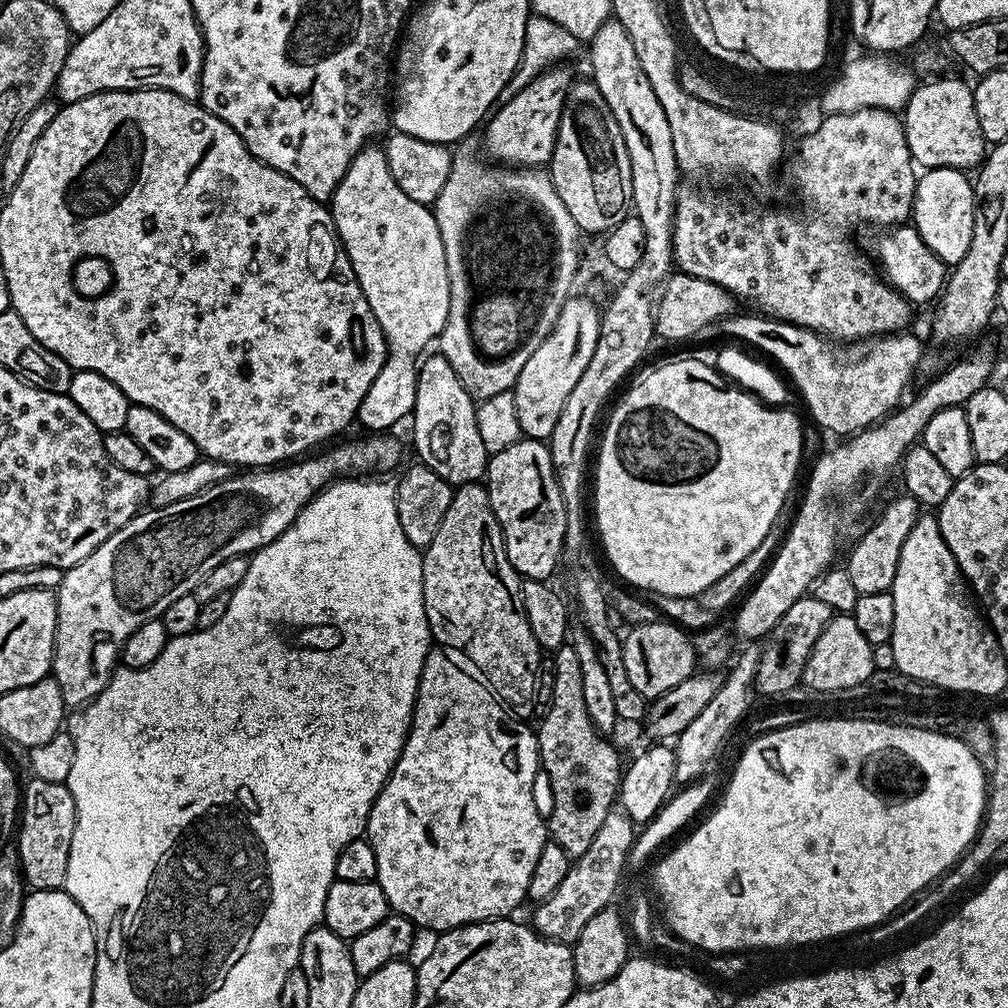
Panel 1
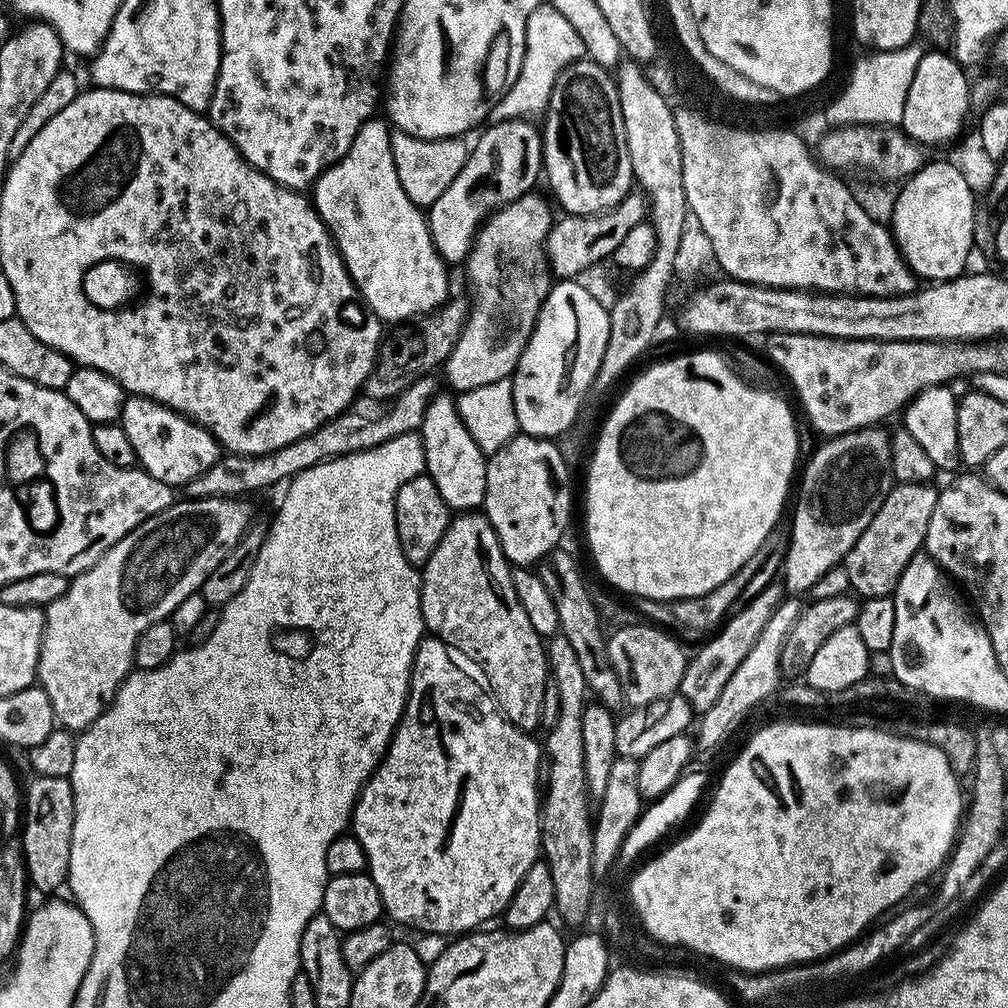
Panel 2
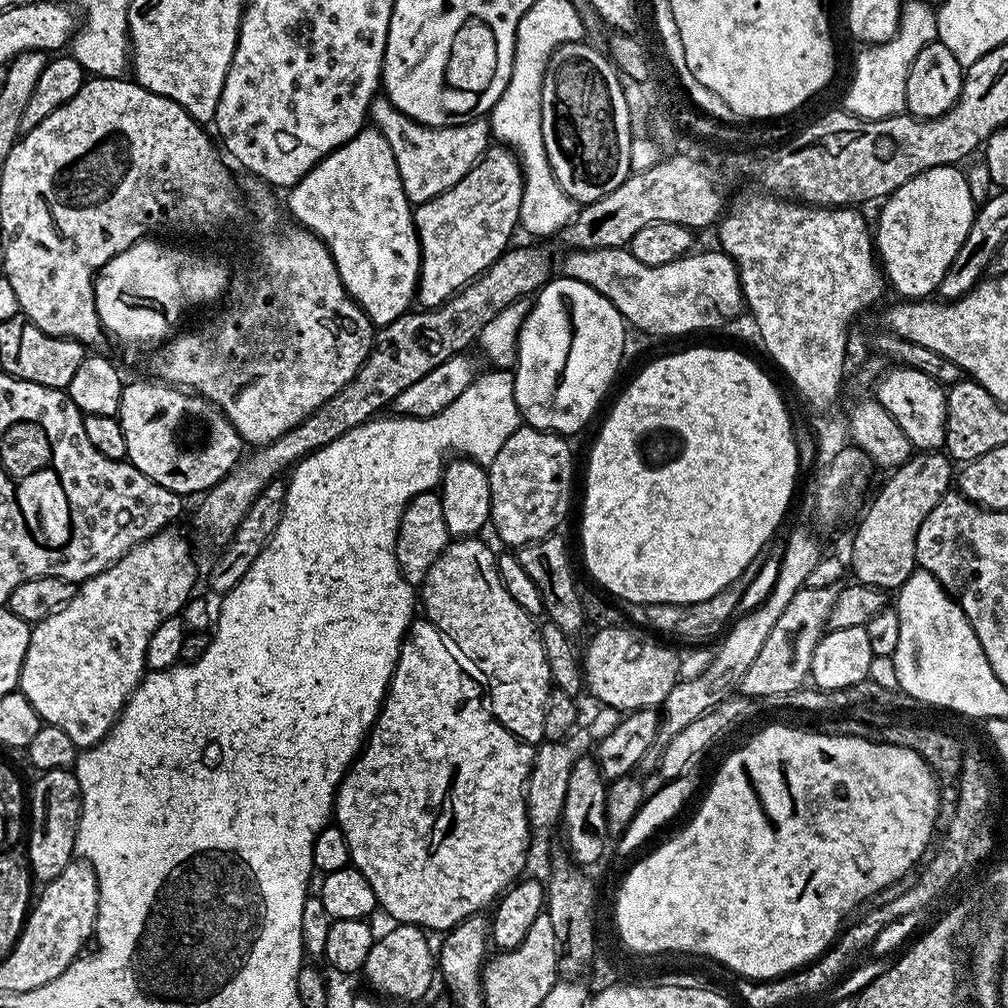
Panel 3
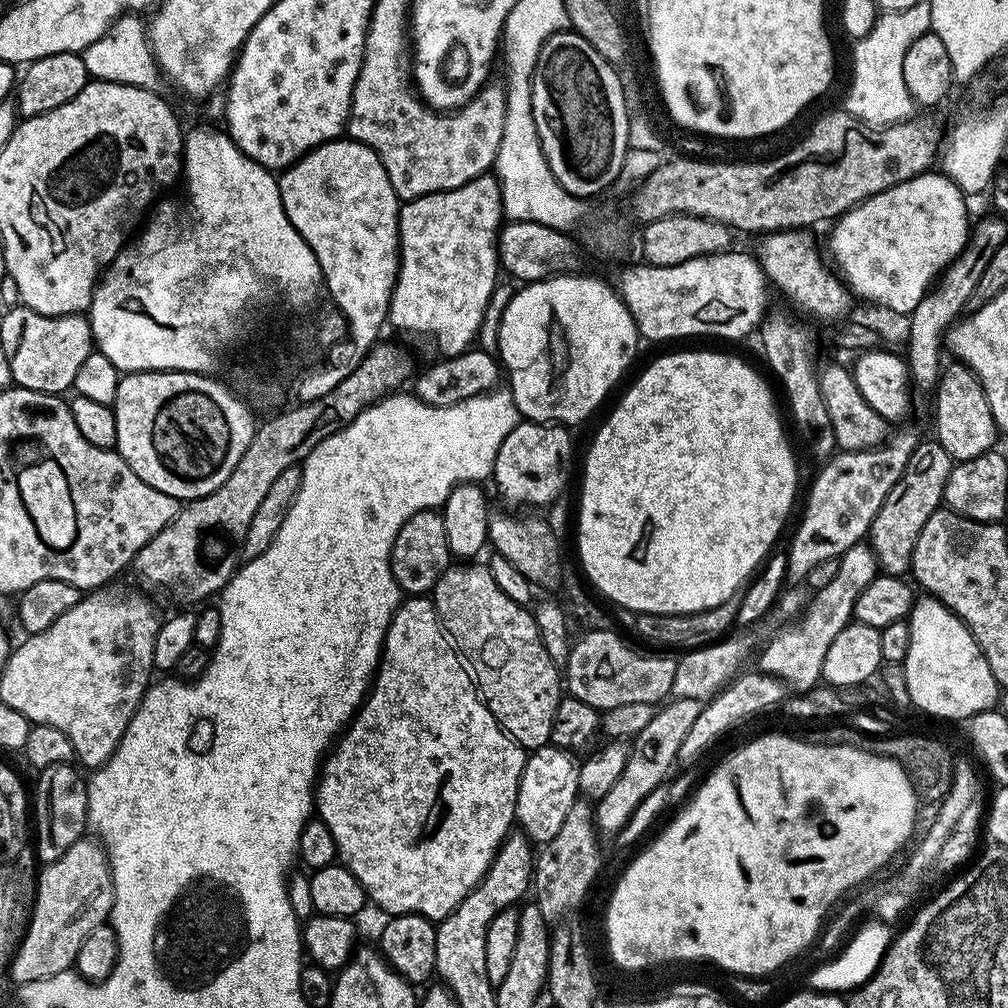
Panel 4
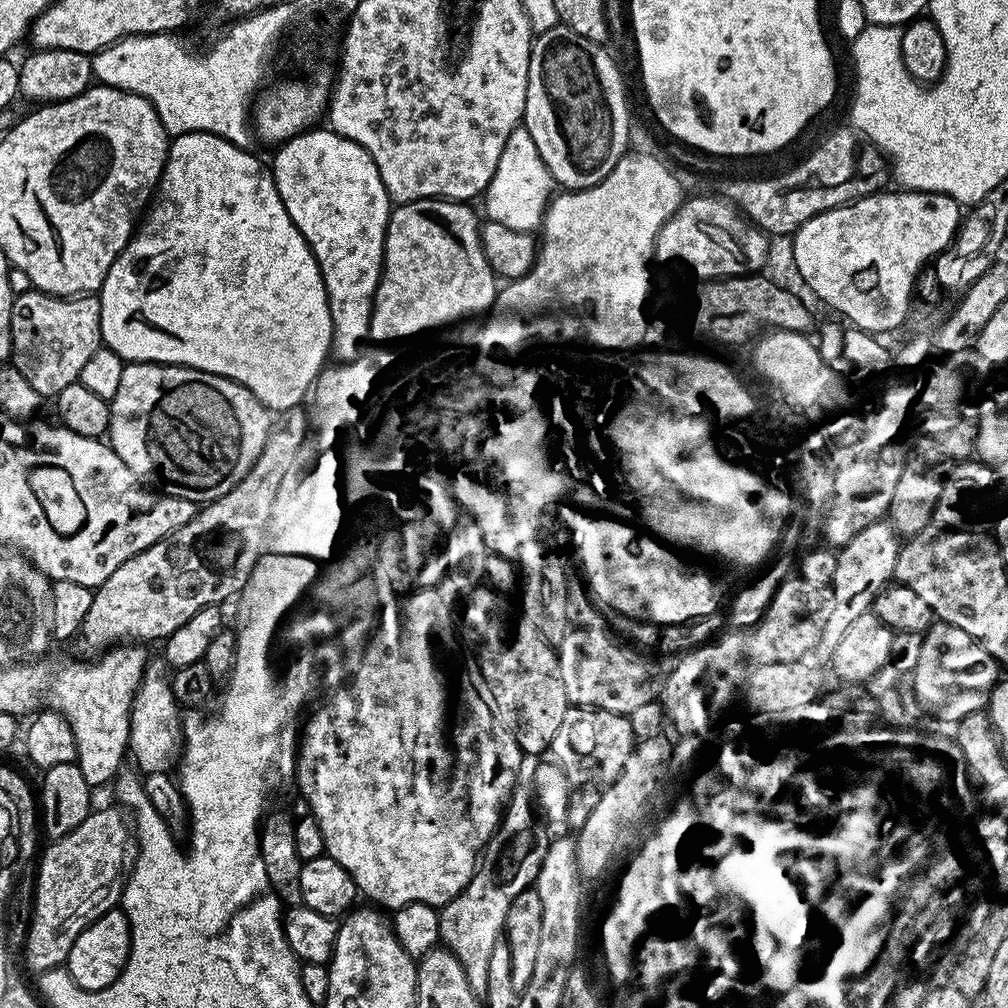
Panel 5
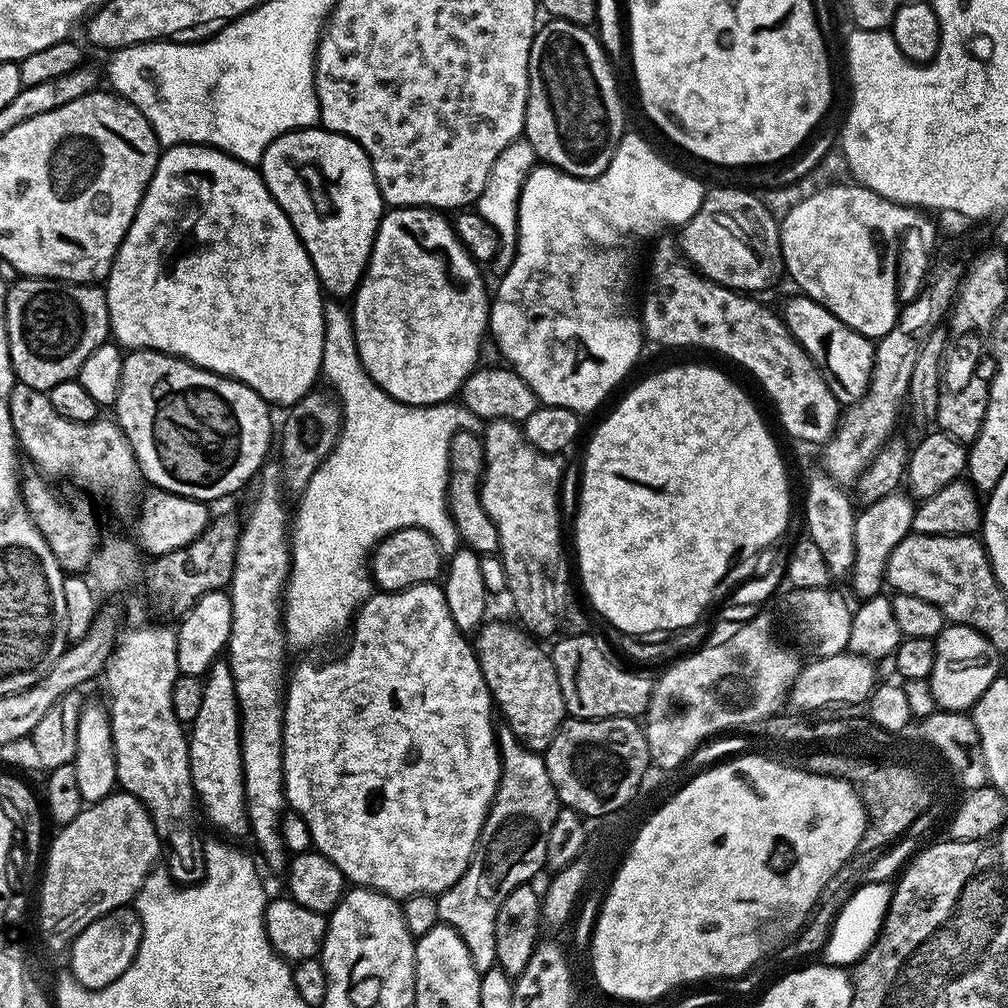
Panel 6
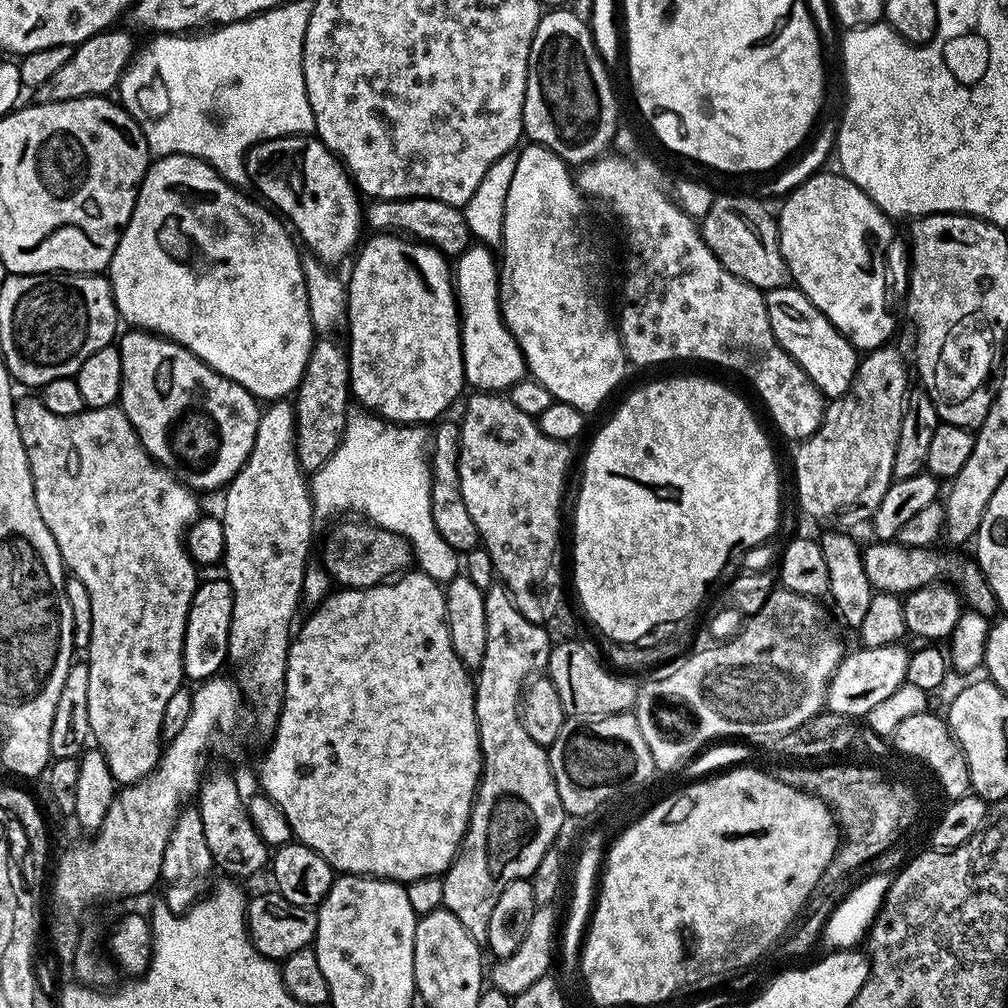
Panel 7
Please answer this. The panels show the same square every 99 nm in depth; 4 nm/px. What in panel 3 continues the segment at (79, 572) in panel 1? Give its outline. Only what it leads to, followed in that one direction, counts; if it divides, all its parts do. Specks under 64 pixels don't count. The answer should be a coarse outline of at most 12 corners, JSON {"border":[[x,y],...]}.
{"border":[[169,526],[31,625],[18,690],[77,749],[193,595]]}

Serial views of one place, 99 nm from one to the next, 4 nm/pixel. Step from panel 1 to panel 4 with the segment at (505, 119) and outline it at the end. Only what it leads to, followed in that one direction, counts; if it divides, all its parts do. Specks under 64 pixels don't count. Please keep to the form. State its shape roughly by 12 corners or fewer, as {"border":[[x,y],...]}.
{"border":[[500,182],[400,205],[387,323],[473,347],[496,288]]}

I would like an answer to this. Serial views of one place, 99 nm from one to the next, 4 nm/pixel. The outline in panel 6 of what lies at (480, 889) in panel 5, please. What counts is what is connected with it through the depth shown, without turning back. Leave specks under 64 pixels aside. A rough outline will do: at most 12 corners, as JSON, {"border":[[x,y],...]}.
{"border":[[499,729],[500,785],[468,869],[436,896],[477,972],[494,918],[545,867],[561,810],[541,753]]}

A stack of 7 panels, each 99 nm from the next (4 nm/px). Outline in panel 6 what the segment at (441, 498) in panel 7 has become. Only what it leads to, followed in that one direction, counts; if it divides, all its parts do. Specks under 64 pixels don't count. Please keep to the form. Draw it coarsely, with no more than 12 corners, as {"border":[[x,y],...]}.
{"border":[[457,430],[448,451],[448,513],[463,547],[497,551],[482,510],[484,446]]}

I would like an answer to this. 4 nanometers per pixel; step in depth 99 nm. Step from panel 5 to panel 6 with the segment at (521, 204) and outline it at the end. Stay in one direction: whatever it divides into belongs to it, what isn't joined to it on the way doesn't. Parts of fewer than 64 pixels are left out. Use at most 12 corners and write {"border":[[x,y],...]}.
{"border":[[528,139],[494,158],[474,205],[496,231],[494,264],[516,256],[522,186],[538,157]]}

